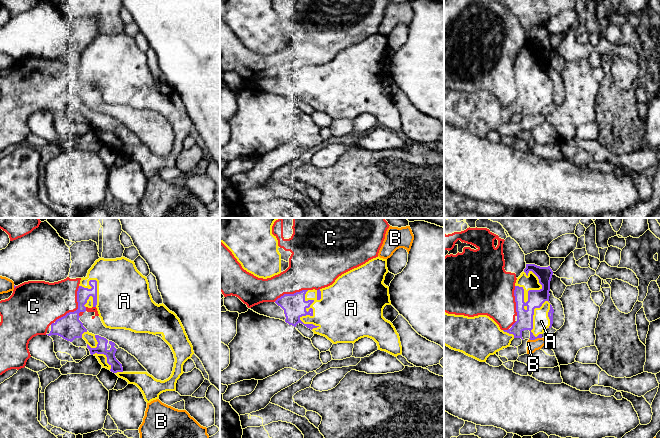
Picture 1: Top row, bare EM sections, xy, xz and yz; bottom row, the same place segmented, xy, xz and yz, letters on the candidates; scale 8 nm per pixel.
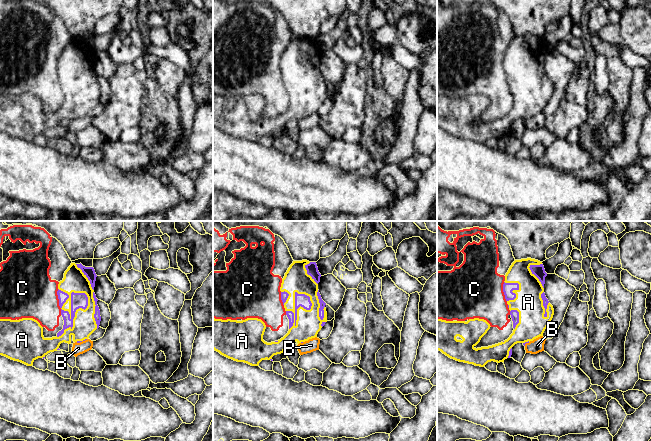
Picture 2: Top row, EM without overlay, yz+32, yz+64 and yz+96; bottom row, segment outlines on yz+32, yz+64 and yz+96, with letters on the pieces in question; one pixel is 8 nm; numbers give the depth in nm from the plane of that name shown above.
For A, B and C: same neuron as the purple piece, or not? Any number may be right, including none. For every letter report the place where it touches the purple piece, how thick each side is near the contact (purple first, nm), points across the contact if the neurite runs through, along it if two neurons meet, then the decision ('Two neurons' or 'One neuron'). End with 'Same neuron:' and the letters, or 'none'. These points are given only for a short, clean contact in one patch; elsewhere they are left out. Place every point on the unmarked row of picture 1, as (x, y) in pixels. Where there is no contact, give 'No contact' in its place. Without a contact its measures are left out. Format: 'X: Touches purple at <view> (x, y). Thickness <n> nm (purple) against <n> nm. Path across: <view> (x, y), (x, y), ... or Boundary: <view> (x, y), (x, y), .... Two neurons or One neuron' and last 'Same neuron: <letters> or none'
A: Touches purple at xz (311, 91). Thickness 190 nm (purple) against 420 nm. One neuron
B: Touches purple at yz (535, 114). Thickness 130 nm (purple) against 90 nm. Two neurons
C: Touches purple at xy (74, 87). Thickness 200 nm (purple) against 320 nm. Two neurons
Same neuron: A

